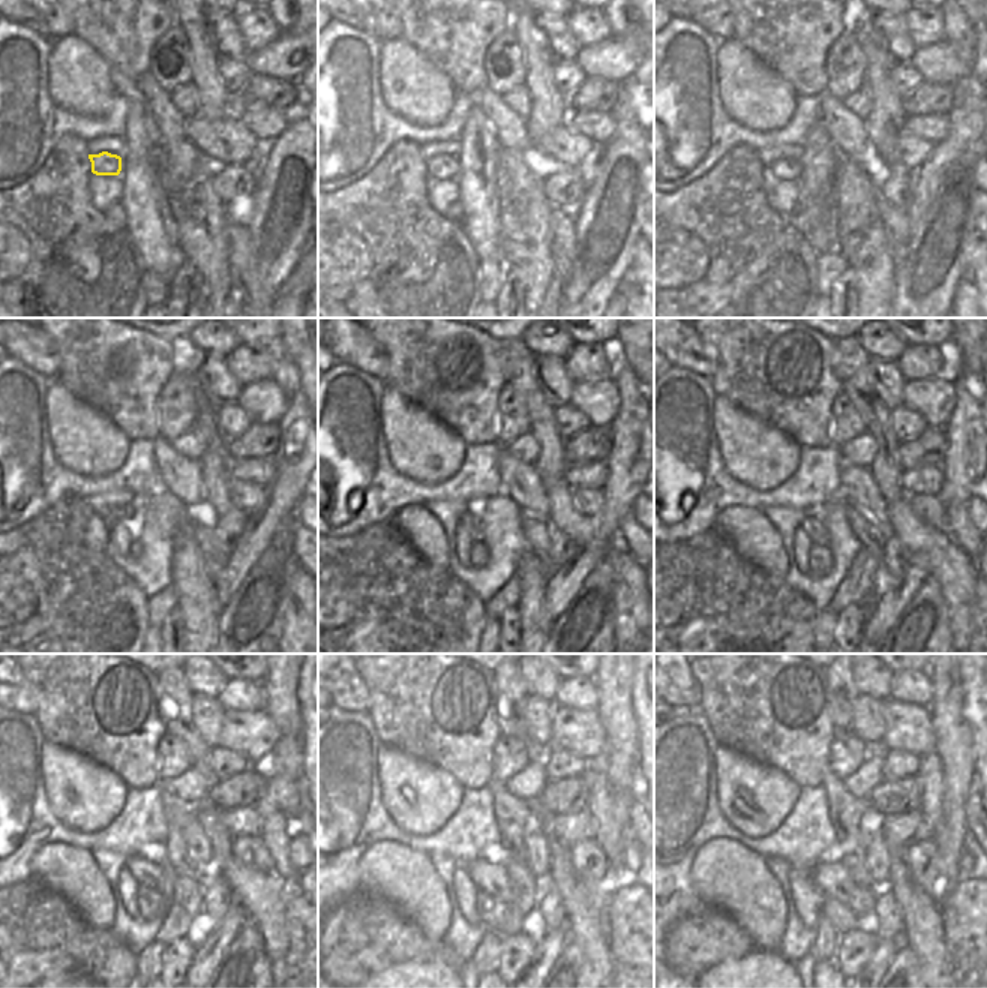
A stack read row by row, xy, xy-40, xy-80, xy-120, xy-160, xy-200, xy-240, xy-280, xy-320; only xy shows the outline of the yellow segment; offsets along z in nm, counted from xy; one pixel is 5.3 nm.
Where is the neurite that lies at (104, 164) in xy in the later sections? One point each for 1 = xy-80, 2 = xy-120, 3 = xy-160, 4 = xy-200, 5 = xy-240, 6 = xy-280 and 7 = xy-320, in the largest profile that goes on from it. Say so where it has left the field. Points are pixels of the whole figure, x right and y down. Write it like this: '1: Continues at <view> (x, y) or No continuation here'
1: Continues at xy-80 (786, 170)
2: Continues at xy-120 (125, 511)
3: Continues at xy-160 (470, 520)
4: Continues at xy-200 (812, 525)
5: Continues at xy-240 (150, 870)
6: Continues at xy-280 (489, 873)
7: Continues at xy-320 (830, 876).

